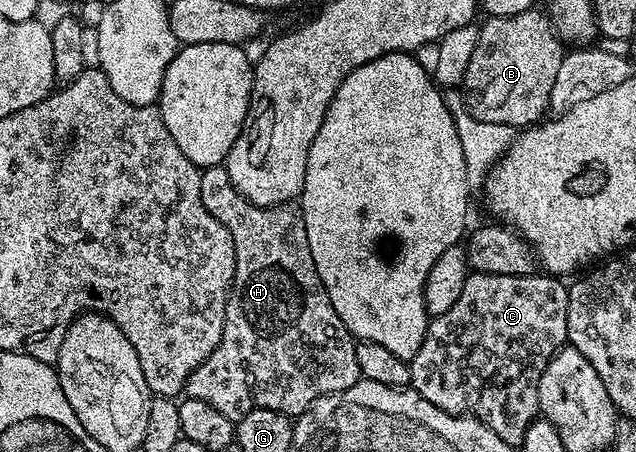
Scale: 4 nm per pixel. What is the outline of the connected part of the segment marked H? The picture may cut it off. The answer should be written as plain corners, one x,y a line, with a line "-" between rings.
226,165
208,166
201,173
201,202
209,208
209,216
221,220
233,240
235,249
235,272
231,276
231,292
227,296
225,308
225,328
218,348
187,377
185,394
188,398
205,400
205,404
213,404
217,412
229,416
233,420
244,418
254,410
278,410
280,414
298,416
307,407
312,406
319,398
326,394
336,394
345,388
353,388
353,384
361,381
361,375
355,355
356,339
347,331
347,325
337,316
333,304
329,300
329,292
325,292
325,284
321,284
317,268
313,264
313,254
309,252
309,236
305,236
305,222
303,211
298,205
284,204
282,206
254,206
237,188
233,188
233,180
229,180

